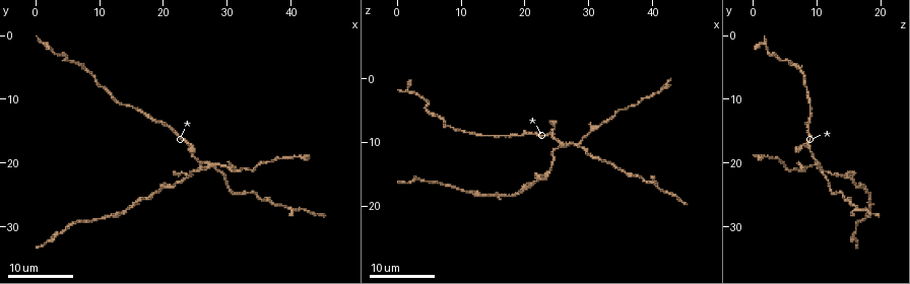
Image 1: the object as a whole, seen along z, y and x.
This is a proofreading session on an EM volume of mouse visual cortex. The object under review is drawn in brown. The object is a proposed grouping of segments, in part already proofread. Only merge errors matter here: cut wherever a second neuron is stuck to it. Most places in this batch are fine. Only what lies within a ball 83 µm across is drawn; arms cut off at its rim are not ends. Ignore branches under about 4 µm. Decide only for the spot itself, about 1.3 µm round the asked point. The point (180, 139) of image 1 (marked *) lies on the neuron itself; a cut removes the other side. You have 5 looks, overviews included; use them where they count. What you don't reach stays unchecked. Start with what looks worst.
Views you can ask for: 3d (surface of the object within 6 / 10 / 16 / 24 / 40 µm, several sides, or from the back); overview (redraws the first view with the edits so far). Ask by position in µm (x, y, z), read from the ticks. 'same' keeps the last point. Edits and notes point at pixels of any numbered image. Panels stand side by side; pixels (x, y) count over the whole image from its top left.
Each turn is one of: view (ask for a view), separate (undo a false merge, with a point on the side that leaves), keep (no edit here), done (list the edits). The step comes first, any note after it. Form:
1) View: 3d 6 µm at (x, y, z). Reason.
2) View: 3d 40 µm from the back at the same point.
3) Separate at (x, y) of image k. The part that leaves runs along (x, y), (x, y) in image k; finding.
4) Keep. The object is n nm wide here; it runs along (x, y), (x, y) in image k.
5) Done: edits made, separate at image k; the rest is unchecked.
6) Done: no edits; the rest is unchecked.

View: 3d 16 µm at (28.0, 21.0, 10.5). A fork.

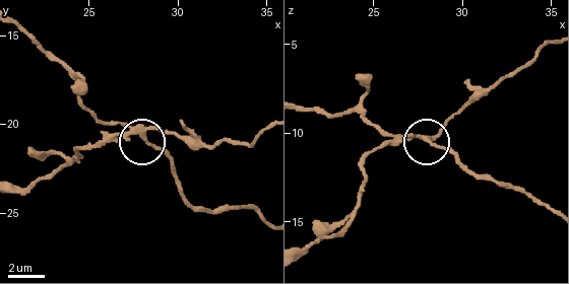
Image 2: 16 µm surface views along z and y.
View: 3d 10 µm at (28.1, 20.5, 10.5).

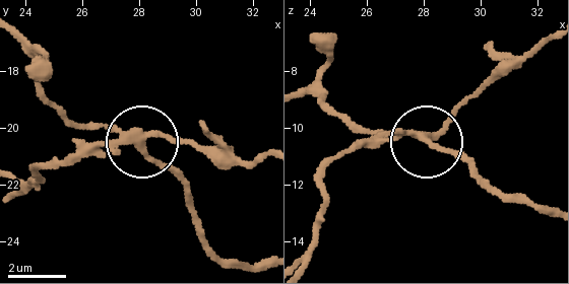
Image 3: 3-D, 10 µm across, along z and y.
Separate at (90, 143) of image 3. The part that leaves runs along (415, 134), (352, 144), (329, 163), (322, 221), (301, 265) in image 3; two neurons meet here.

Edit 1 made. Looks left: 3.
View: overview.

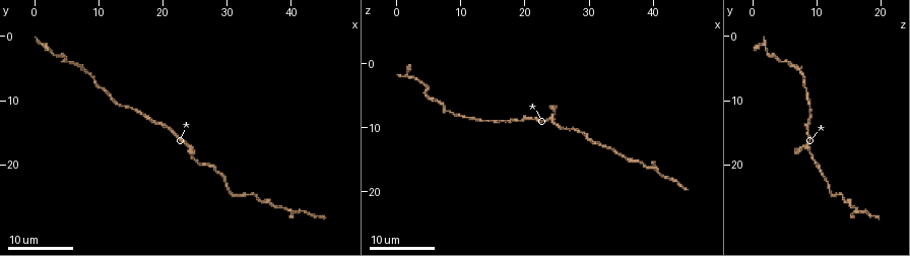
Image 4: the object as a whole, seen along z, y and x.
View: 3d 24 µm at (7.5, 5.0, 7.5). Calibre changes.

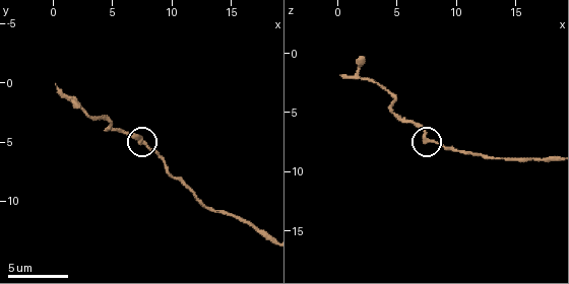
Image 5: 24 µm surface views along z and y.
View: 3d 6 µm at (7.4, 5.0, 7.2).

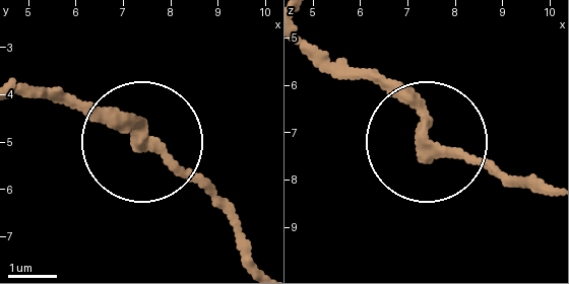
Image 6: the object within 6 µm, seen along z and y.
Keep. It runs along (258, 263), (197, 190), (68, 96) in image 6; one neuron here.

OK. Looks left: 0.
Done: edits made, separate at image 3; the rest is unchecked.

